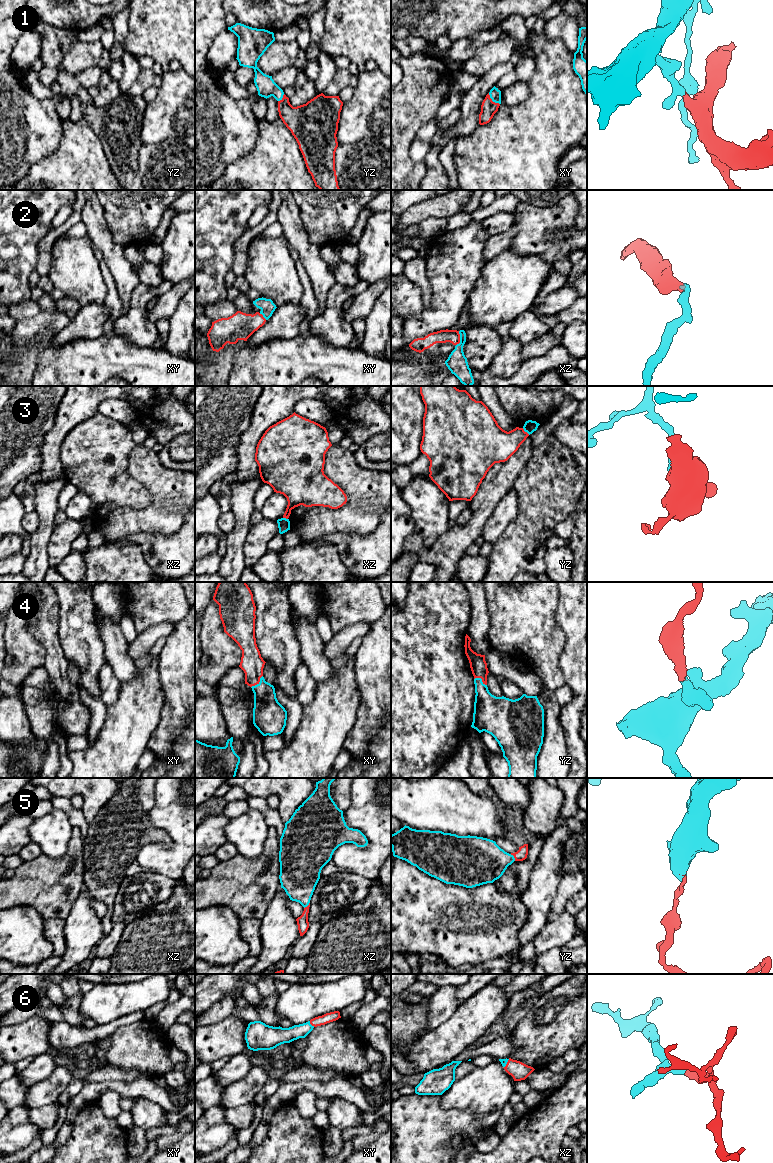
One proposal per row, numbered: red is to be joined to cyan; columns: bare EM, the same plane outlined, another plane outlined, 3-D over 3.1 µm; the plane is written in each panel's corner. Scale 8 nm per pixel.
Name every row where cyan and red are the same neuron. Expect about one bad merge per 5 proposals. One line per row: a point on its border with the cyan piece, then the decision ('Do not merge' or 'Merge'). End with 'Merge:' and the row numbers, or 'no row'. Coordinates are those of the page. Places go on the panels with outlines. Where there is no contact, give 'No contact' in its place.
1: Touches cyan at xy (492, 100). Merge
2: Touches cyan at xz (460, 338). Do not merge
3: Touches cyan at yz (526, 431). Do not merge
4: Touches cyan at xy (259, 682). Merge
5: Touches cyan at yz (513, 857). Merge
6: Touches cyan at xy (310, 1024). Merge
Merge: 1, 4, 5, 6

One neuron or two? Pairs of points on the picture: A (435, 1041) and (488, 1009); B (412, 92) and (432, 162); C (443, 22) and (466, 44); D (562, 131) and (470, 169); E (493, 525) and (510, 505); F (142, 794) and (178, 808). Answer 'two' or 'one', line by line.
A: one
B: two
C: two
D: one
E: one
F: two

